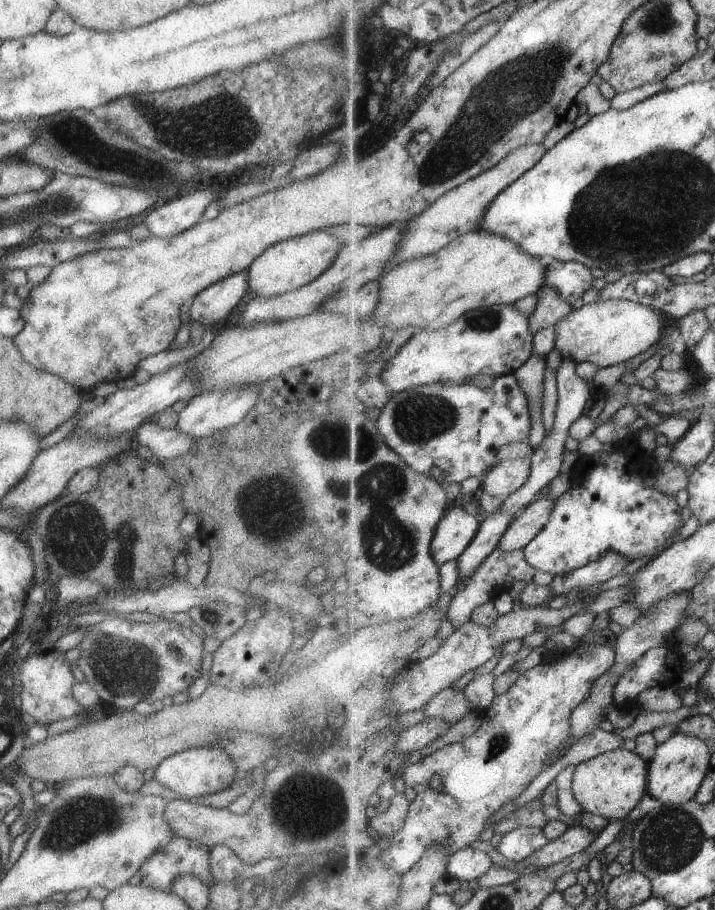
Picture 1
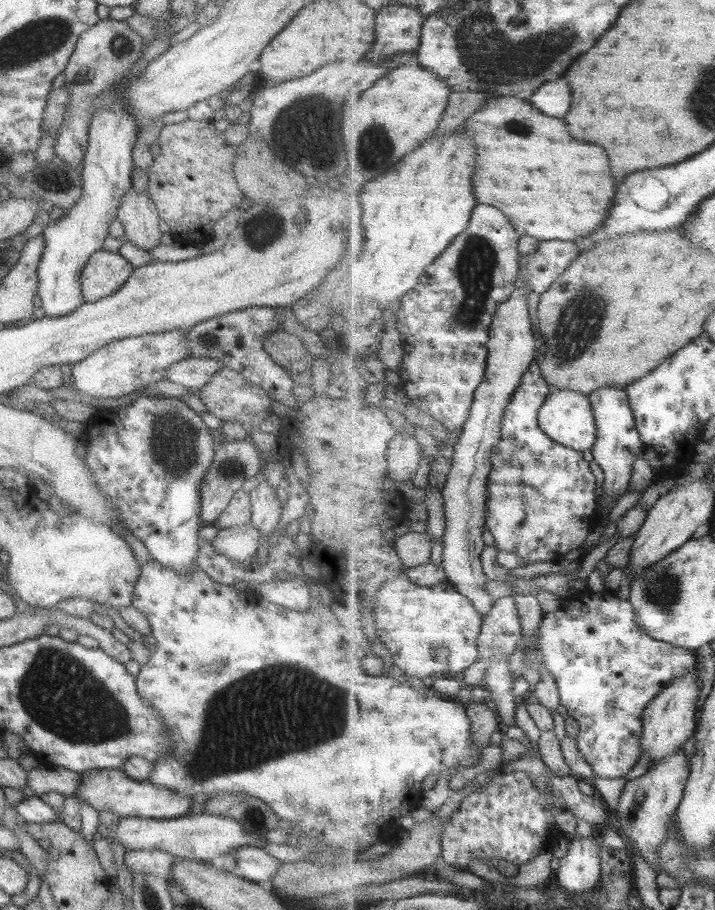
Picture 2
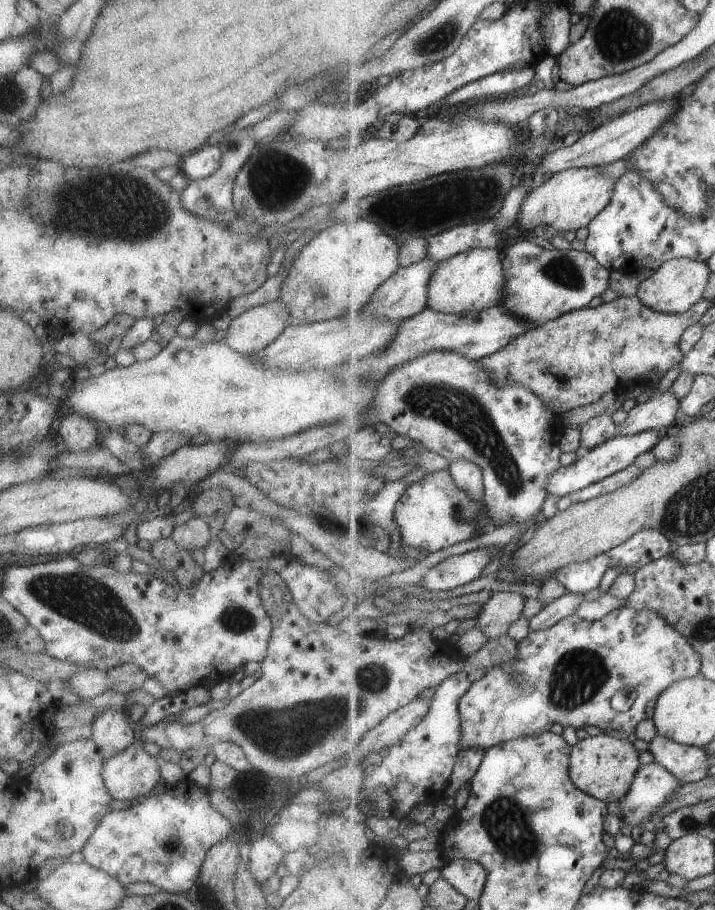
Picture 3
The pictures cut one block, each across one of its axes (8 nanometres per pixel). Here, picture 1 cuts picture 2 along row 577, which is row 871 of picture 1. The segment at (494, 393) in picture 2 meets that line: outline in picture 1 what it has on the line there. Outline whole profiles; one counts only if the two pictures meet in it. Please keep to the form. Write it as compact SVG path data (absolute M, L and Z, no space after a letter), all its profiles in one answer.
M463 849L450 858L448 874L457 880L478 880L493 867L487 852L477 849Z

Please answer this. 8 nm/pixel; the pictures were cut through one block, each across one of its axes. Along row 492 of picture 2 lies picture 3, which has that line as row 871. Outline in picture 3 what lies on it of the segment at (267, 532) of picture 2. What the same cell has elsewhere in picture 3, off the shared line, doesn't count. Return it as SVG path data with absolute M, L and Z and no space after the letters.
M265 833L262 837L251 841L248 872L256 882L265 882L276 872L283 856L279 844Z

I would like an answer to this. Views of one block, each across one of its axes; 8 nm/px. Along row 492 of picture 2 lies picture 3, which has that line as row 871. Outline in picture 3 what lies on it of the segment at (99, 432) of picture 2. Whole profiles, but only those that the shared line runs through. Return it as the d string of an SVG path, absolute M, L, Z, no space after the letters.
M189 778L169 785L160 780L152 792L132 802L129 808L111 811L99 820L97 828L81 848L82 862L105 872L123 886L131 882L148 882L161 891L184 894L199 876L207 850L215 842L227 838L234 828L225 816L221 816L209 804L209 791L206 788L199 788Z

